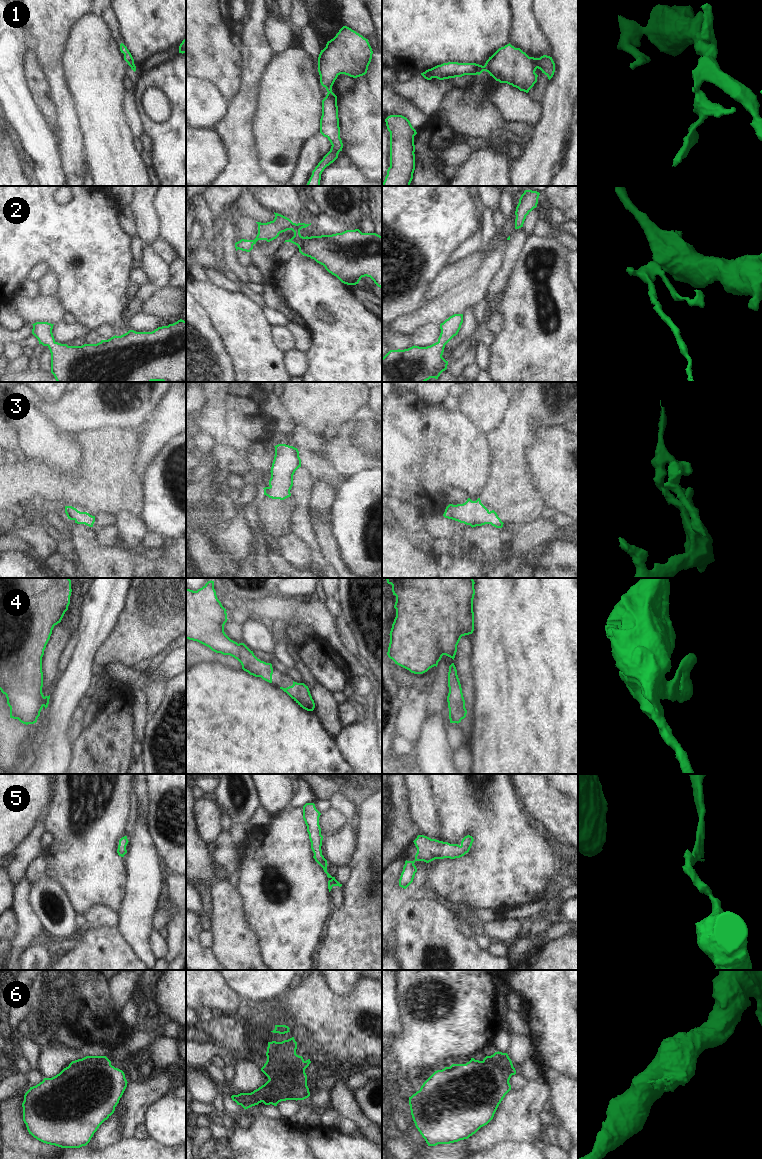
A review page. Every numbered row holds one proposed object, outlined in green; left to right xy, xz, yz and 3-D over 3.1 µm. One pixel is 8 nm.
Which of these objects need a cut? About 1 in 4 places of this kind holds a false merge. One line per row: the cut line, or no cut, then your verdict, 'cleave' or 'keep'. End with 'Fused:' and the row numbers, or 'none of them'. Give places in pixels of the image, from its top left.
1: cut yz (484, 66), (483, 70); cleave
2: cut none; keep
3: cut none; keep
4: cut none; keep
5: cut none; keep
6: cut none; keep
Fused: 1

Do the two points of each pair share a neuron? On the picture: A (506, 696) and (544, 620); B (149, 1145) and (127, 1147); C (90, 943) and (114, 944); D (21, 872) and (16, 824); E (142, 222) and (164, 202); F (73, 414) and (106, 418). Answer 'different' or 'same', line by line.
A: same
B: same
C: same
D: different
E: different
F: same

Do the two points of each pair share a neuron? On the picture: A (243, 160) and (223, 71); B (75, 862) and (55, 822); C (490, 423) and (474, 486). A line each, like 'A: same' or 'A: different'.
A: different
B: same
C: different

